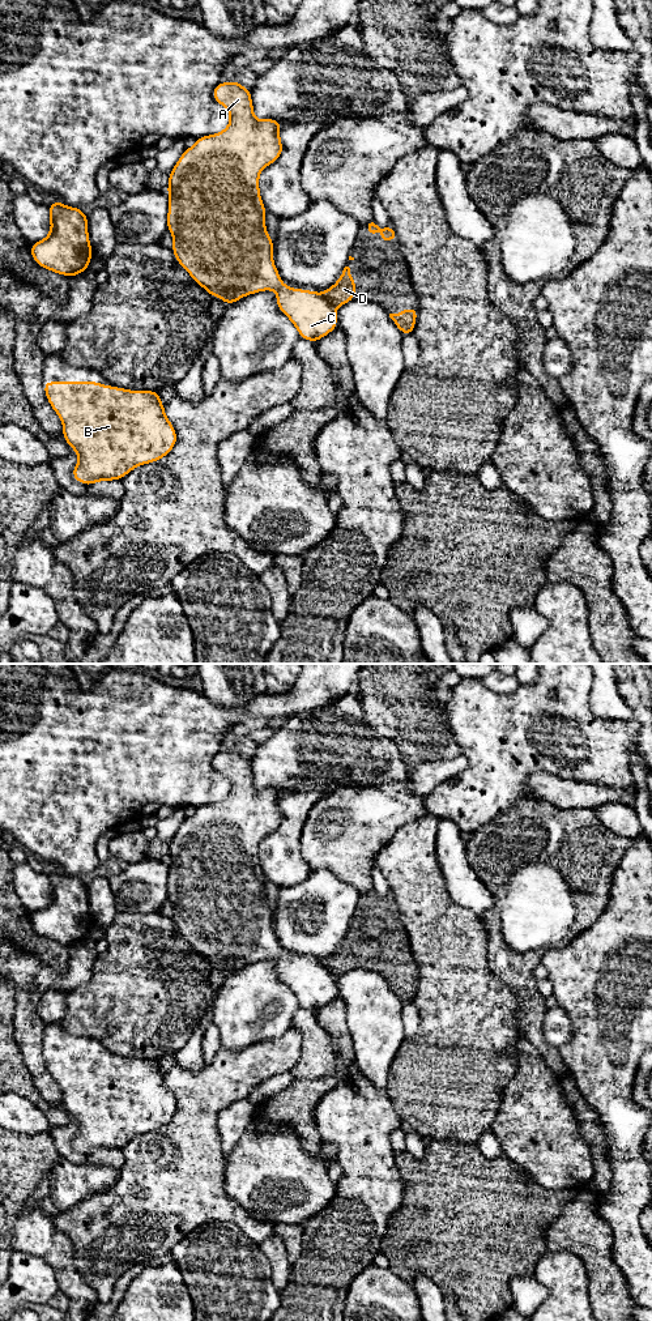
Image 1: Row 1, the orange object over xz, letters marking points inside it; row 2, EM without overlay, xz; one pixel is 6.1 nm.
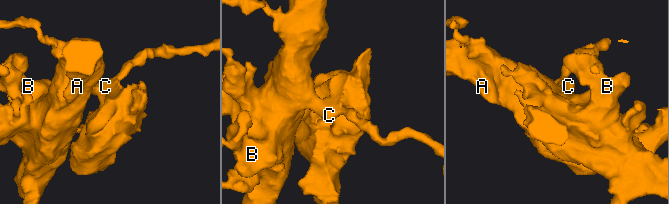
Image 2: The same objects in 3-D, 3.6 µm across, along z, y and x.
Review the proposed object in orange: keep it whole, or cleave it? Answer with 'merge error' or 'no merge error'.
merge error

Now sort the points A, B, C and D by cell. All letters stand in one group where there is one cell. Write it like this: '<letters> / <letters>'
A B C / D

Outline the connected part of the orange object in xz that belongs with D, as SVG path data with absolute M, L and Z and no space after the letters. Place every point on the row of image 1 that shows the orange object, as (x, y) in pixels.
M345 267L338 281L324 293L320 293L334 307L349 303L355 298L355 280L350 276L350 268Z

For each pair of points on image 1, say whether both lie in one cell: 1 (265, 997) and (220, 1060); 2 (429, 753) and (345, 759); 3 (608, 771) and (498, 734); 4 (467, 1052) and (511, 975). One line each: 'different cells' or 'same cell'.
1: different cells
2: different cells
3: same cell
4: different cells

